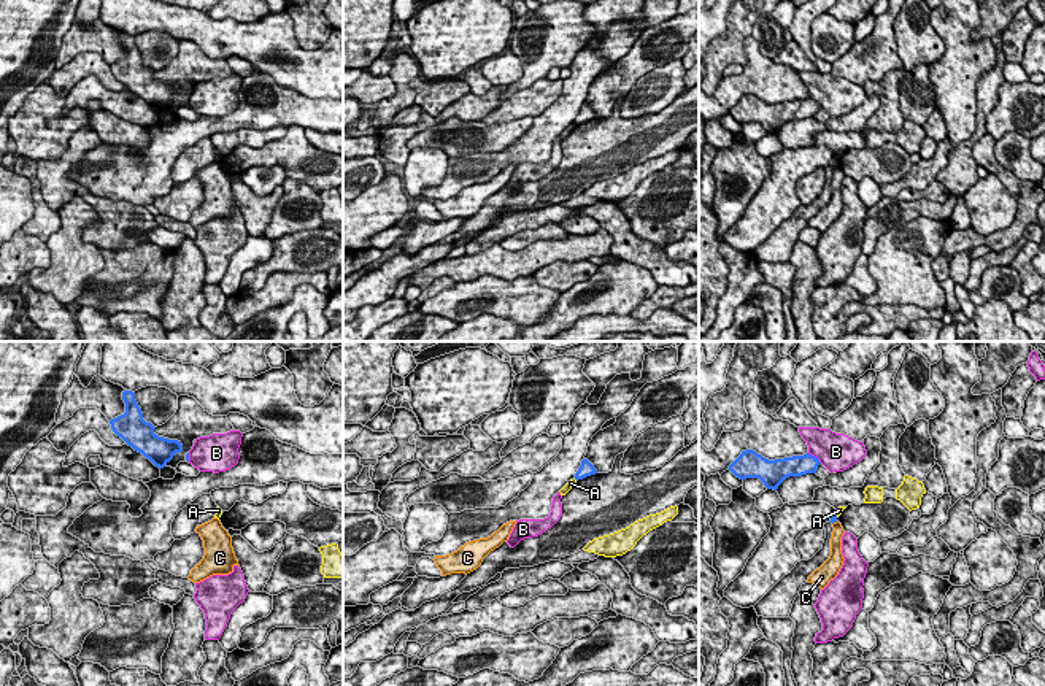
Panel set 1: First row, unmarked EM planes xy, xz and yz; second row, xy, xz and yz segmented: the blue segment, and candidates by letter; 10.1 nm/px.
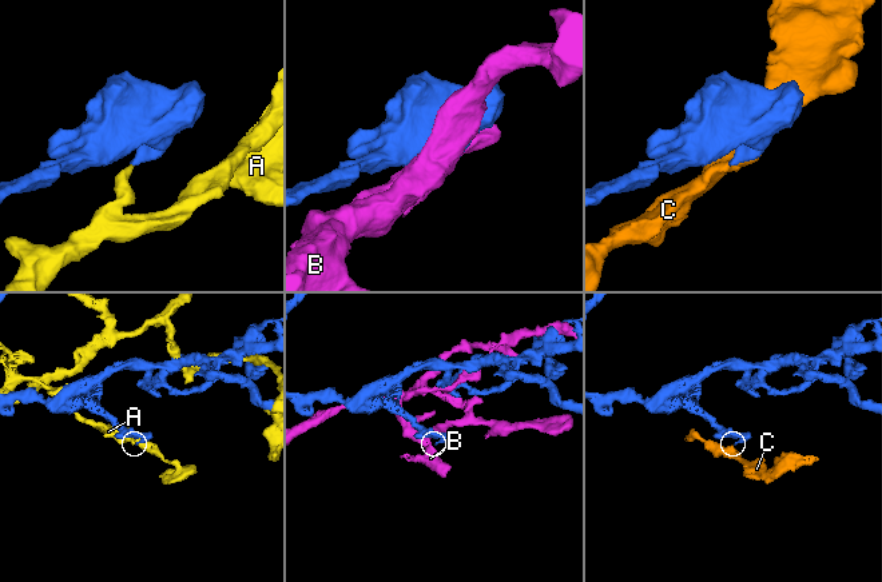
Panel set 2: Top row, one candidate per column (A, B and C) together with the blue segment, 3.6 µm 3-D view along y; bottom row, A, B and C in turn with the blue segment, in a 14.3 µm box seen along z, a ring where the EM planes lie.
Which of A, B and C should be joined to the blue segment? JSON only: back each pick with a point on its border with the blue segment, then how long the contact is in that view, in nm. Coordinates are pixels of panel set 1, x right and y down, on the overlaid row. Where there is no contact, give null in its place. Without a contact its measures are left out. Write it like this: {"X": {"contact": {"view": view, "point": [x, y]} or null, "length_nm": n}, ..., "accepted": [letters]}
{"accepted": []}

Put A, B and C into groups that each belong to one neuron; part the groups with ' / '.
A / B / C

